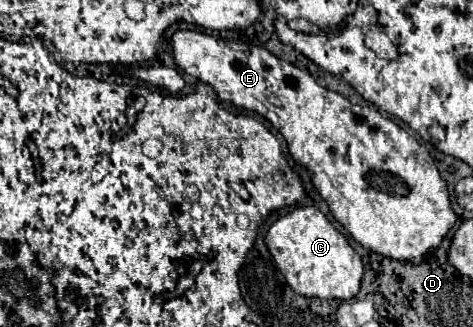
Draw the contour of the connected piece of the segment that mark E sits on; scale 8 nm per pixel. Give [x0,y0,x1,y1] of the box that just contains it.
[171,29,455,265]

